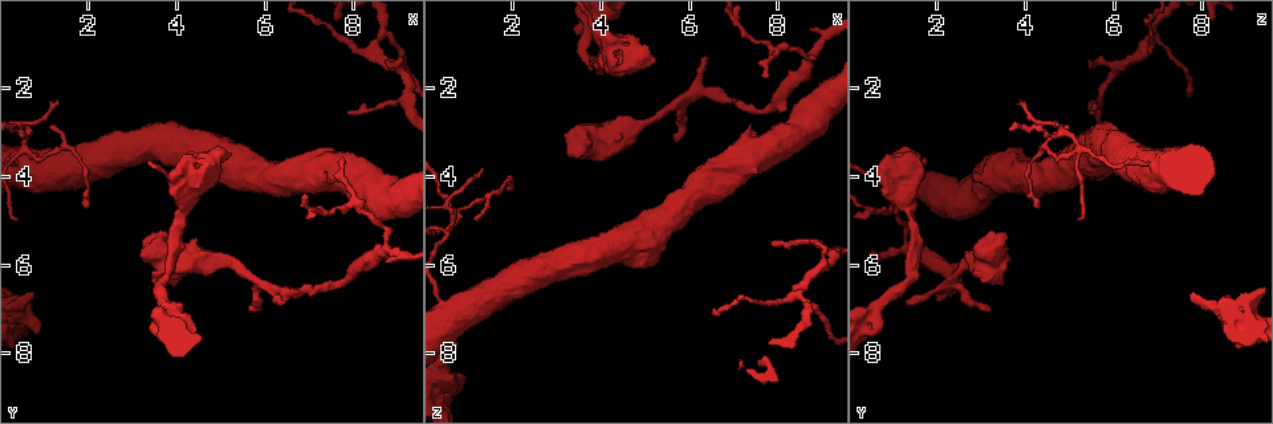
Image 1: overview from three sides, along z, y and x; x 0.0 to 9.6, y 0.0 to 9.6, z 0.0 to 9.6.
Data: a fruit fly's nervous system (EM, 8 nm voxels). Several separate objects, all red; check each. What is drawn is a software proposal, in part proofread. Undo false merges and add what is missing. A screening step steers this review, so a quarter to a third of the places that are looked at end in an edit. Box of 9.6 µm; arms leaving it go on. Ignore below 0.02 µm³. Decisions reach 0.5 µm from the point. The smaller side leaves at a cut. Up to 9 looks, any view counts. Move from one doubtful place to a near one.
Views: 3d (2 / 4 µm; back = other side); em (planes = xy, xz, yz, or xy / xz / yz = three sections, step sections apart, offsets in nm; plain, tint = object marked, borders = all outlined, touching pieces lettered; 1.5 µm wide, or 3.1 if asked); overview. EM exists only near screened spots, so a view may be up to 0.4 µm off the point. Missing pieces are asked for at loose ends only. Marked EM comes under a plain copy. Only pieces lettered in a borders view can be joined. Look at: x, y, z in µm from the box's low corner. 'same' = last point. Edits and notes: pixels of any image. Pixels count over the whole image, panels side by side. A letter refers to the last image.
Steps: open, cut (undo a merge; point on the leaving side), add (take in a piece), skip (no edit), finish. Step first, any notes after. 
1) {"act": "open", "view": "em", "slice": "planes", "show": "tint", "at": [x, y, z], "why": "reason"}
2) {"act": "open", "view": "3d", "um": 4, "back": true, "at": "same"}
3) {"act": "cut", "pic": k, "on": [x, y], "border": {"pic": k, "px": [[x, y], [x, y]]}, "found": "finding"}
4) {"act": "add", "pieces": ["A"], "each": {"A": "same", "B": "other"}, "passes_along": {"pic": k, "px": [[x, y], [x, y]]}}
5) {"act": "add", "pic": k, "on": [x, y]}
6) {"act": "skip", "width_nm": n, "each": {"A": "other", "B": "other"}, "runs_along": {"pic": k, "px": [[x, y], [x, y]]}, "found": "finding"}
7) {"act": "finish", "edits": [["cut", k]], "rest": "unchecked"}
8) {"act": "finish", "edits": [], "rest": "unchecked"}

{"act": "open", "view": "em", "slice": "xy", "step": 4, "show": "tint", "at": [5.70, 7.00, 3.20], "why": "thin end"}

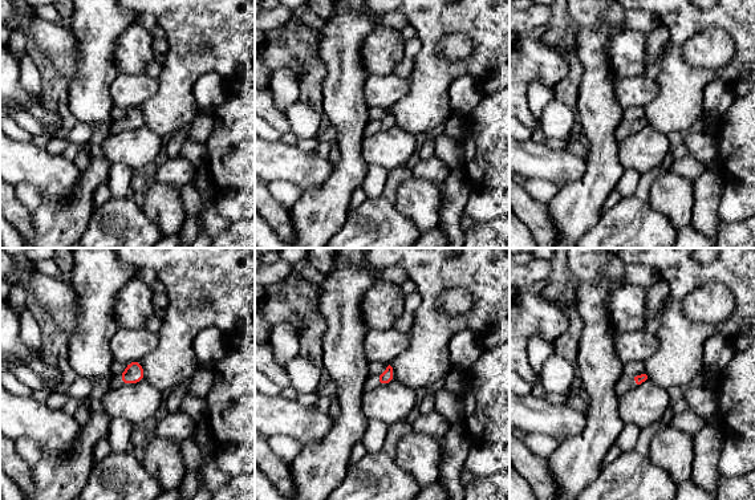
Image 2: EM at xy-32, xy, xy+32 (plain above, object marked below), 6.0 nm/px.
{"act": "open", "view": "em", "slice": "planes", "show": "borders", "at": "same", "why": "cut it another way"}

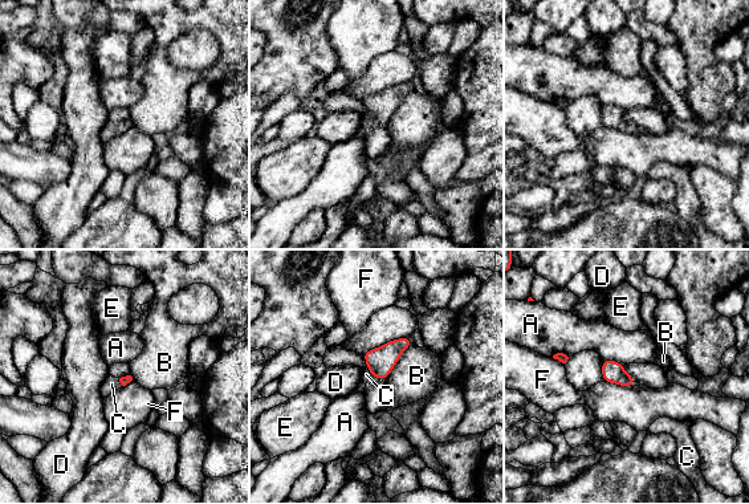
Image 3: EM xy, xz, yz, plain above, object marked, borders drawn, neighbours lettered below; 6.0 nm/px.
{"act": "add", "pieces": ["C"], "each": {"A": "other", "B": "other", "C": "same", "D": "other", "E": "other", "F": "other"}, "passes_along": {"pic": 3, "px": [[381, 361], [369, 370], [366, 374]]}, "found": "it goes on there"}

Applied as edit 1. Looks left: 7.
{"act": "open", "view": "overview", "why": "see it whole again"}

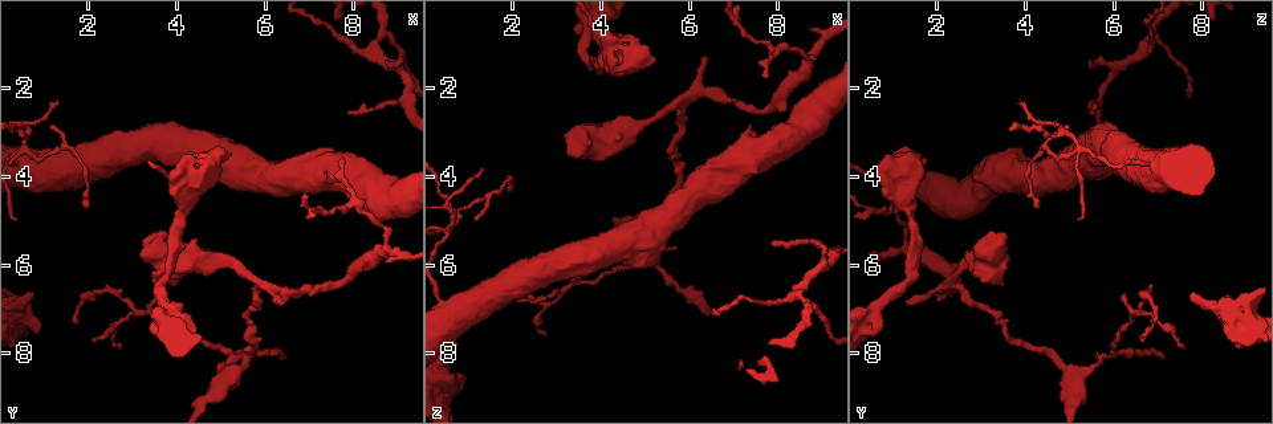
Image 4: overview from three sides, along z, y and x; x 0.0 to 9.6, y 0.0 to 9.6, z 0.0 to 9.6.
{"act": "open", "view": "3d", "um": 4, "back": true, "at": [3.90, 4.00, 0.55], "why": "calibre changes"}

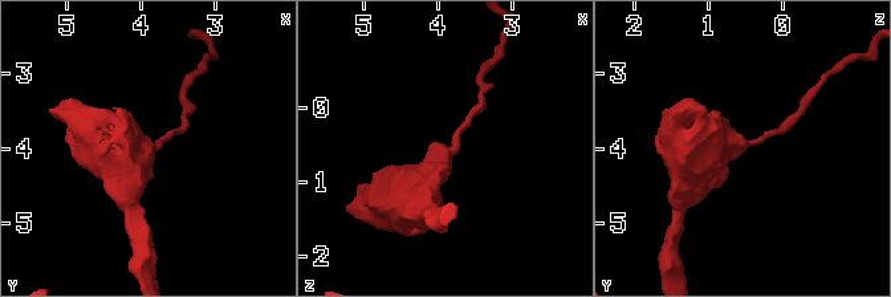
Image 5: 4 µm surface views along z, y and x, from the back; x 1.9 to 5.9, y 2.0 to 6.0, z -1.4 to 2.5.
{"act": "open", "view": "em", "slice": "planes", "show": "borders", "at": [3.90, 3.95, 0.60], "why": "now the EM"}

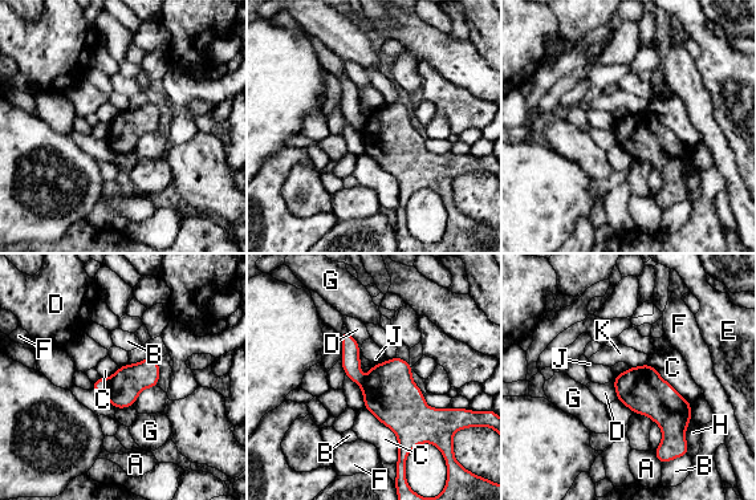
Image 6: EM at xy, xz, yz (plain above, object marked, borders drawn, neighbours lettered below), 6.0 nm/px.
{"act": "cut", "pic": 6, "on": [101, 385], "each": {"A": "other", "B": "other", "C": "other", "D": "other", "E": "other", "F": "other", "G": "other", "H": "other", "J": "other", "K": "other"}, "border": {"pic": 6, "px": [[108, 378], [108, 390], [105, 393]]}, "found": "a second cell is stuck on"}

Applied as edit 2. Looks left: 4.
{"act": "open", "view": "overview"}

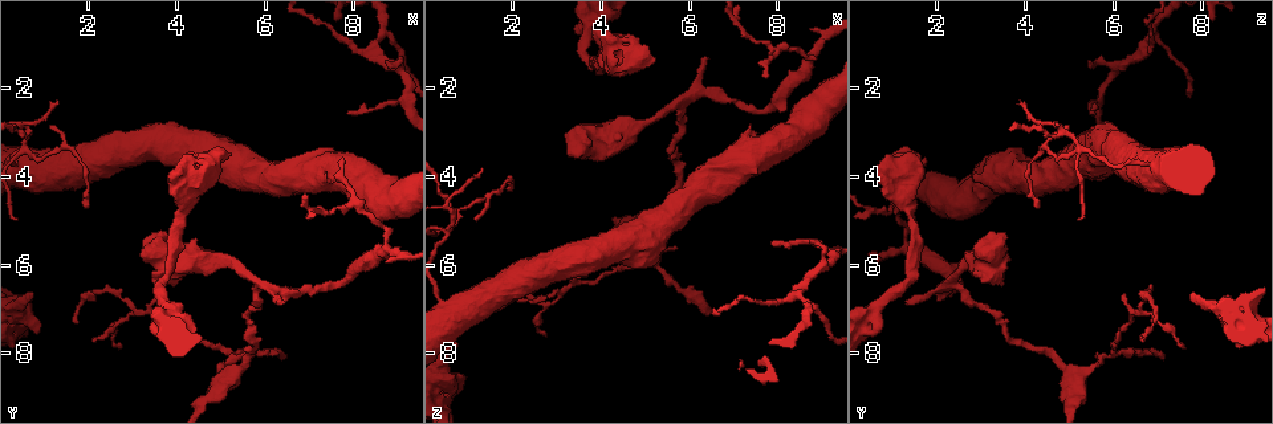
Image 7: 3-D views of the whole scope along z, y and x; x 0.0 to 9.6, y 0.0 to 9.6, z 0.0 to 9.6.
{"act": "open", "view": "em", "slice": "planes", "show": "borders", "at": [8.65, 5.65, 1.35], "why": "abrupt turn"}

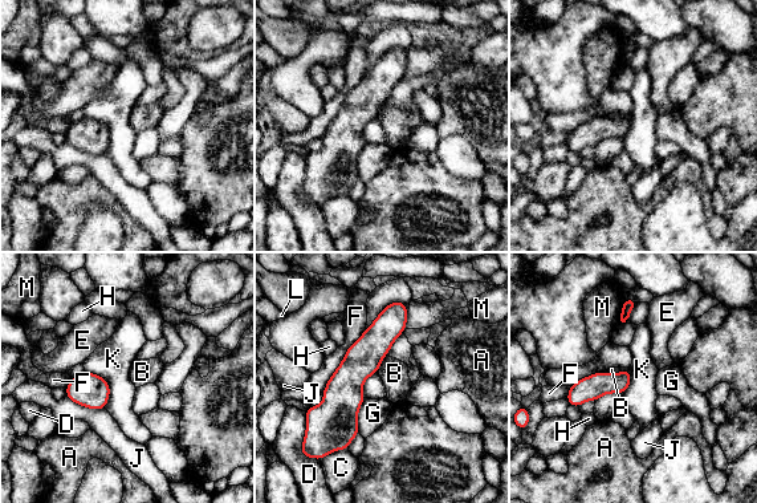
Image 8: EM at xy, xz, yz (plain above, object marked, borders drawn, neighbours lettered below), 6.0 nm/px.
{"act": "skip", "width_nm": 200, "longest_contact_nm": ["F", 480], "each": {"A": "other", "B": "other", "C": "other", "D": "other", "E": "other", "F": "other", "G": "other", "H": "other", "J": "other", "K": "other", "L": "other", "M": "other"}, "found": "all the same cell"}

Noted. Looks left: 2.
{"act": "open", "view": "em", "slice": "planes", "show": "borders", "at": [0.65, 6.75, 7.75], "why": "an open end"}

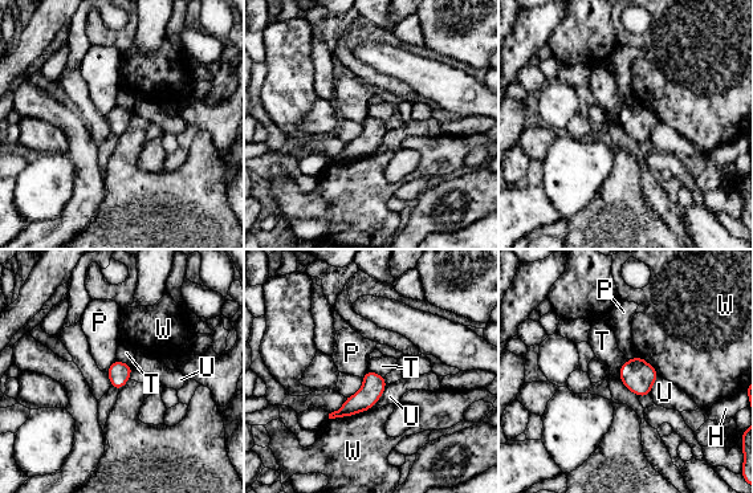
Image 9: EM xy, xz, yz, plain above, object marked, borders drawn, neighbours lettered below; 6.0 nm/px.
{"act": "skip", "width_nm": 140, "each": {"H": "other", "P": "other", "T": "other", "U": "other", "W": "other"}, "border": {"pic": 9, "px": [[625, 362], [619, 369], [618, 378]]}, "found": "none of them fits"}

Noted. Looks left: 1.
{"act": "finish", "edits": [["add", 3], ["cut", 6]], "rest": "unchecked"}

